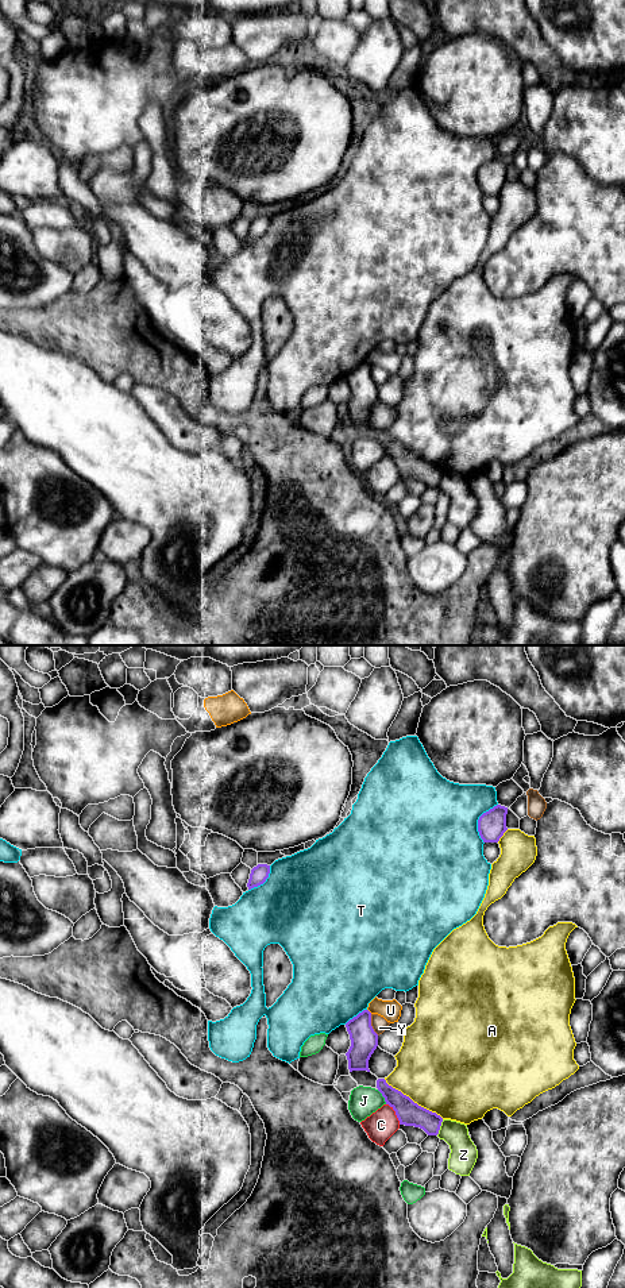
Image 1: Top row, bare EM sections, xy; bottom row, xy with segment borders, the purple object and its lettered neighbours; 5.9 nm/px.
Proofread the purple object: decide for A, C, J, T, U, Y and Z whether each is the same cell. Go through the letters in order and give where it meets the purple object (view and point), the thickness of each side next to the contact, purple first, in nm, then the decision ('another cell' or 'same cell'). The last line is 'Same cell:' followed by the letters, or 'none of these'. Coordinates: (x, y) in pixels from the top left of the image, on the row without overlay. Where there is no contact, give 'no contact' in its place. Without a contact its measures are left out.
A: xy (412, 452) | 140/500 nm | another cell
C: xy (396, 466) | 140/180 nm | another cell
J: xy (382, 447) | 140/180 nm | another cell
T: xy (478, 173) | 170/500 nm | another cell
U: xy (369, 363) | 160/120 nm | another cell
Y: xy (370, 377) | 160/90 nm | another cell
Z: xy (439, 479) | 140/160 nm | another cell
Same cell: none of these

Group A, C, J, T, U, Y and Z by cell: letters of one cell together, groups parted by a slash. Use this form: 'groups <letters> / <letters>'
groups A / C / J / T / U / Y / Z

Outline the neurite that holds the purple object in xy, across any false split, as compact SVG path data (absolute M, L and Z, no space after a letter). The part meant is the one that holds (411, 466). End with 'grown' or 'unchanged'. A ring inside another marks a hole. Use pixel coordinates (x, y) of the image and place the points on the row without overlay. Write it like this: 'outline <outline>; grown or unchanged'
outline M385 431L377 432L377 440L385 450L400 473L400 477L414 478L423 481L428 487L437 487L443 470L417 455L401 443L393 440Z; unchanged

